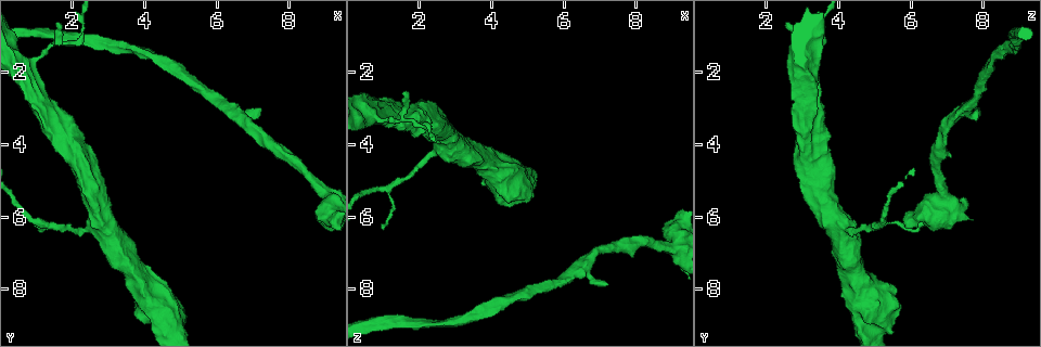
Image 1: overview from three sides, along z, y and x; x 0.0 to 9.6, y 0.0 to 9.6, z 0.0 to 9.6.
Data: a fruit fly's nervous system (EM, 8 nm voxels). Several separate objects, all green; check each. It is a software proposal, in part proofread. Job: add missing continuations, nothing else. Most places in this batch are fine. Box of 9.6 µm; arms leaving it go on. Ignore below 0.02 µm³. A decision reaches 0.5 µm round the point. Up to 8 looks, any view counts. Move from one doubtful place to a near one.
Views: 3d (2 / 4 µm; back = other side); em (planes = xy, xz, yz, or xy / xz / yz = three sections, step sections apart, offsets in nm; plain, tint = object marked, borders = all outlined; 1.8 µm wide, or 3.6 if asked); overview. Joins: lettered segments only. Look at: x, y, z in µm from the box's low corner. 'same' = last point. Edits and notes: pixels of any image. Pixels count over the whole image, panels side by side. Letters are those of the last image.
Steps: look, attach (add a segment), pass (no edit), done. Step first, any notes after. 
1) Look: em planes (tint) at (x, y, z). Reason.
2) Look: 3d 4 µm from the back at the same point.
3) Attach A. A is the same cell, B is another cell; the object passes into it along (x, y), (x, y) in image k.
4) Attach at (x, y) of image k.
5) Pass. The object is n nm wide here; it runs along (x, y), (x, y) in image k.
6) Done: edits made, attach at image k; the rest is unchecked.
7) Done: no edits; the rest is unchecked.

Look: 3d 2 µm from the back at (7.25, 3.05, 7.90). Branch stops here.

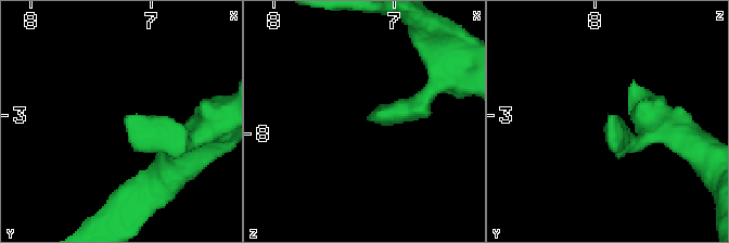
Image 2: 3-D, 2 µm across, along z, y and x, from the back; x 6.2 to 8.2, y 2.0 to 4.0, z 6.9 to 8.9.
Look: em xy step 16 (borders) at (7.22, 3.04, 7.90).

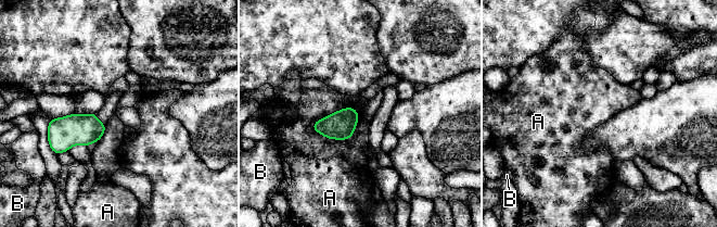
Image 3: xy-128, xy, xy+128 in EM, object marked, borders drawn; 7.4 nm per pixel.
Look: em xz step 16 (borders) at the same point. Cut it another way.

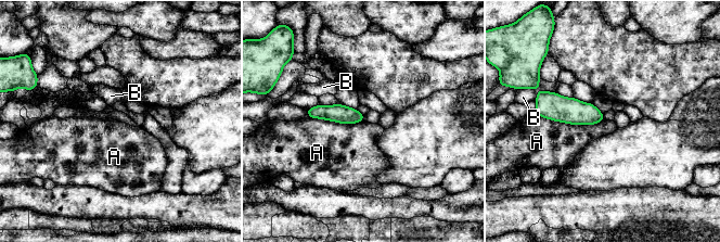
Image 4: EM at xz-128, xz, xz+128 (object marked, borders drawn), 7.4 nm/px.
Pass. A and B are other cells; a border runs along (536, 114), (570, 124), (604, 119) in image 4; none of them fits.

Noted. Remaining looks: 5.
Look: em yz step 4 (borders) at (1.55, 0.70, 2.55). Free end.

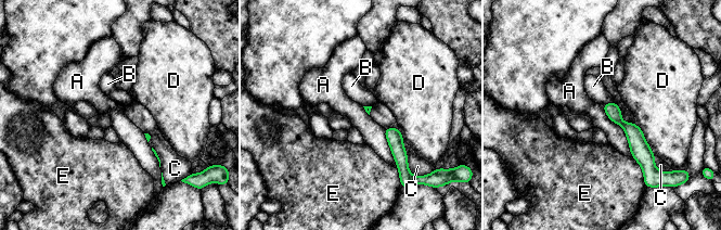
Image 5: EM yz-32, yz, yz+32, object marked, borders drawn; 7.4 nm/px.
Look: em planes (borders) at the same point. Another direction.

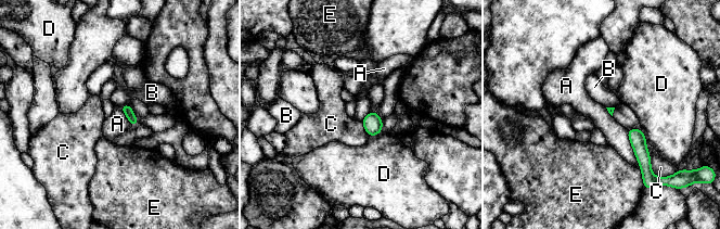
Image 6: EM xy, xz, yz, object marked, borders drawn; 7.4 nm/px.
Pass. A, B, C, D and E are other cells; a border runs along (626, 129), (640, 169) in image 6; no lettered segment goes on from it.

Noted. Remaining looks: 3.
Look: 3d 2 µm from the back at (0.95, 6.25, 6.35). Tapers out.

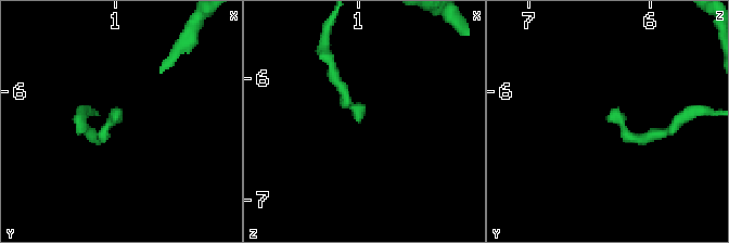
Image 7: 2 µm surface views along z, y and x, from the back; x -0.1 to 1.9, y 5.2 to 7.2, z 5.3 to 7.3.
Look: em yz step 4 (borders) at (1.00, 6.22, 6.38).

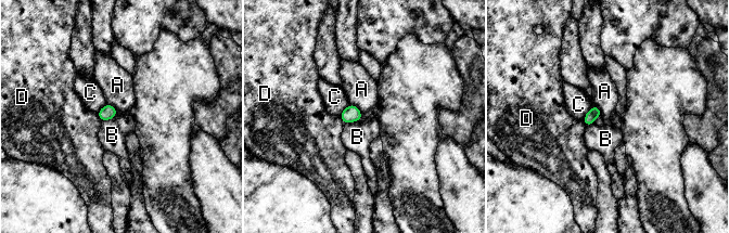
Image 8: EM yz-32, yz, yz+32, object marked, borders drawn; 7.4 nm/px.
Pass. The longest contact is with A, 160 nm; A, B, C and D are other cells; a border runs along (349, 103), (357, 107), (362, 118) in image 8; no lettered segment goes on from it.

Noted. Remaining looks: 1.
Done: no edits; the rest is unchecked.

